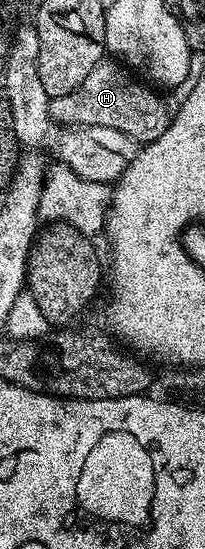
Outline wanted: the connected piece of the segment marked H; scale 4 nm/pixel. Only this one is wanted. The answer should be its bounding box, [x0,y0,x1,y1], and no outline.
[49,59,169,143]

